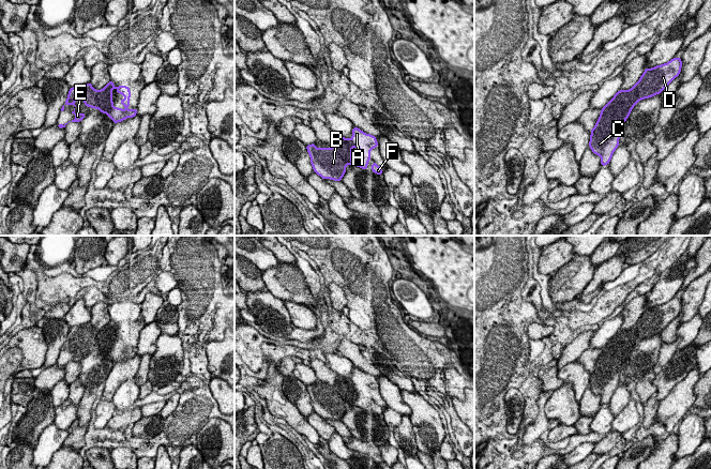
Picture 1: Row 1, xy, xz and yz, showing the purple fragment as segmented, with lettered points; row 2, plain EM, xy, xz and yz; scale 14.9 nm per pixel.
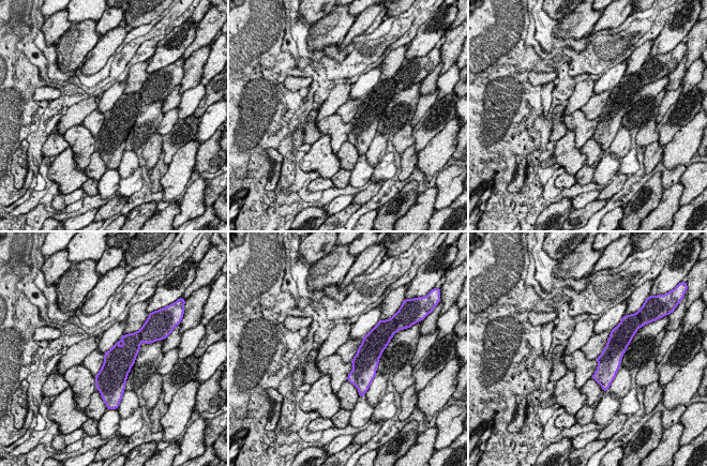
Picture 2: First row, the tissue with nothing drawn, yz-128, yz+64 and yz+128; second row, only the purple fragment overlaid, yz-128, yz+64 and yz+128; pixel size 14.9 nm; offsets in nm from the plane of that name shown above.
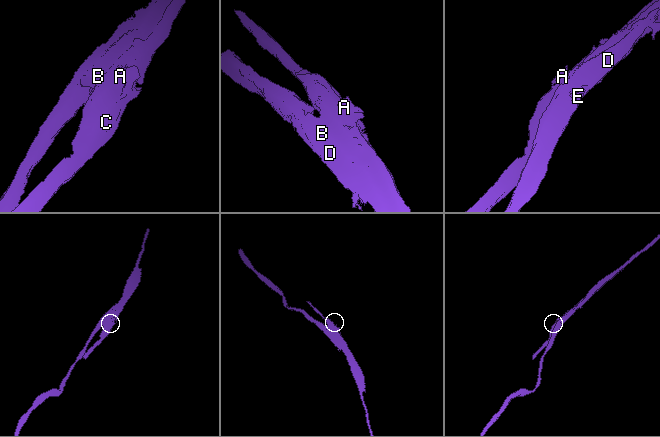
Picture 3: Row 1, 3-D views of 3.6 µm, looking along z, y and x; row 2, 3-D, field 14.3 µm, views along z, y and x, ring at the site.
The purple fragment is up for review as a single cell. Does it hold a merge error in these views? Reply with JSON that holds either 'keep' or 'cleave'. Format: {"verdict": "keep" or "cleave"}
{"verdict": "cleave"}

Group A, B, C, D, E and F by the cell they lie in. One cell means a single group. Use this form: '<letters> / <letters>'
A C F / B D E

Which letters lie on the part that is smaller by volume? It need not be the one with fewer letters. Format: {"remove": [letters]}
{"remove": ["A", "C", "F"]}

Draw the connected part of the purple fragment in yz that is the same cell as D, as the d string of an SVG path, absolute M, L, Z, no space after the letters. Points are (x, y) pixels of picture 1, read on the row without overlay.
M672 298L667 303L656 305L651 308L646 308L639 320L630 330L619 330L621 332L633 332L634 333L634 346L641 339L652 337L660 334L676 317L681 313L682 301L681 298Z

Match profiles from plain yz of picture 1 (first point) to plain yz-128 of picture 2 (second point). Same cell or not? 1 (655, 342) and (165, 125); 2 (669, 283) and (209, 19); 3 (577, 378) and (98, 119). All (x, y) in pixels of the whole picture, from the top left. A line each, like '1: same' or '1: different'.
1: different
2: different
3: different

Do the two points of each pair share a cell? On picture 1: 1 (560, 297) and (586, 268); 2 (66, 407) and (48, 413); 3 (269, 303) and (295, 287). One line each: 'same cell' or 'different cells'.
1: same cell
2: different cells
3: different cells

